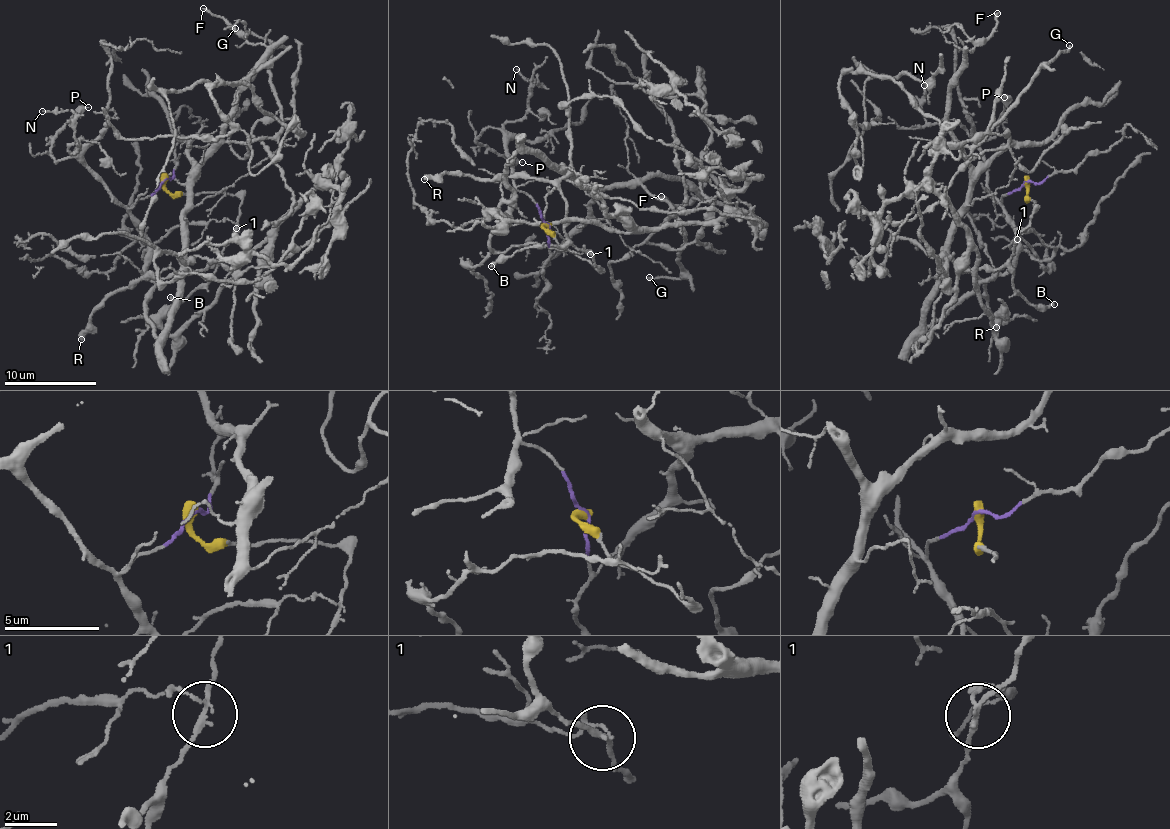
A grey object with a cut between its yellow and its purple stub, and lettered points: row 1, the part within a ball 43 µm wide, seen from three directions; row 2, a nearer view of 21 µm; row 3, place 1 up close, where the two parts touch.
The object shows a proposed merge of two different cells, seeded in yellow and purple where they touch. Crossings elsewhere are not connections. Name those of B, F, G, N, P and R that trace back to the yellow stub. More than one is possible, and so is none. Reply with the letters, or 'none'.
B, R

